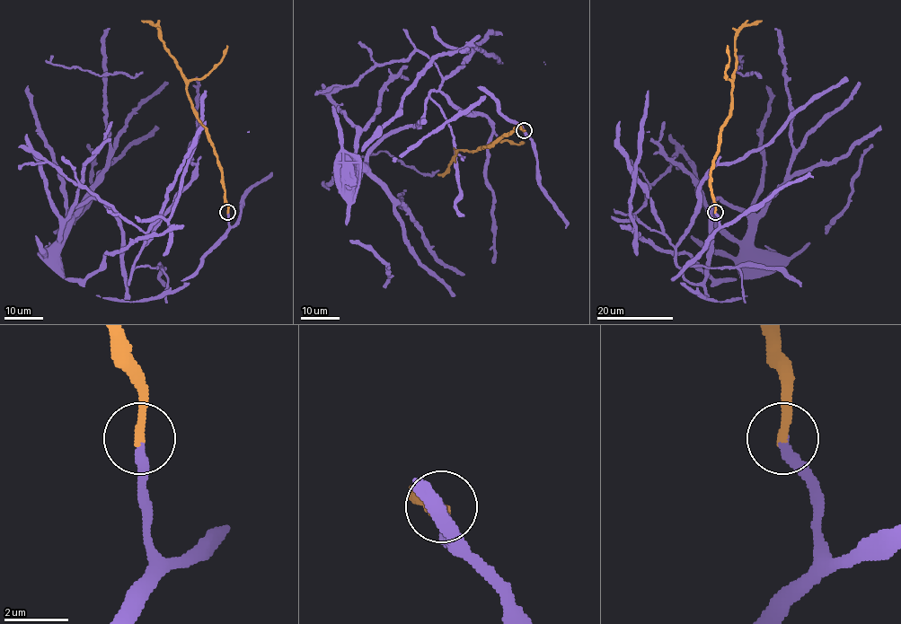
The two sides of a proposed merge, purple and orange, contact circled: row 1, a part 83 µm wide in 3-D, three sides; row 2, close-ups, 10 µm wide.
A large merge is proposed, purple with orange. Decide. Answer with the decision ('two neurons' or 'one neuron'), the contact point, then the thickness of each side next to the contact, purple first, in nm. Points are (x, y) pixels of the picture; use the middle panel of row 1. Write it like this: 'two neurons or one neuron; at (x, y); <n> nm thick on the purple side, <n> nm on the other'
one neuron; at (524, 130); 320 nm thick on the purple side, 280 nm on the other

